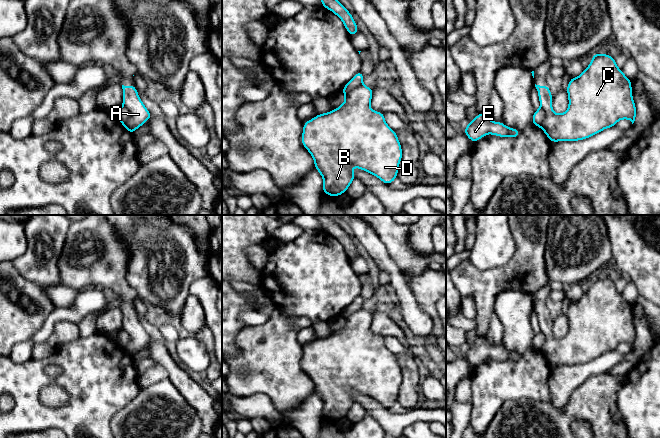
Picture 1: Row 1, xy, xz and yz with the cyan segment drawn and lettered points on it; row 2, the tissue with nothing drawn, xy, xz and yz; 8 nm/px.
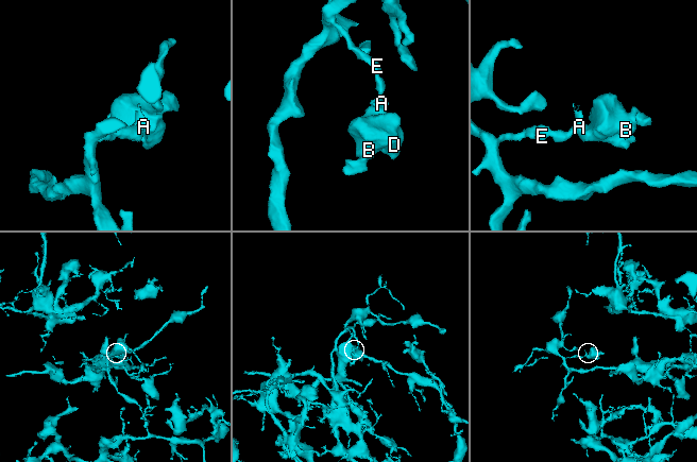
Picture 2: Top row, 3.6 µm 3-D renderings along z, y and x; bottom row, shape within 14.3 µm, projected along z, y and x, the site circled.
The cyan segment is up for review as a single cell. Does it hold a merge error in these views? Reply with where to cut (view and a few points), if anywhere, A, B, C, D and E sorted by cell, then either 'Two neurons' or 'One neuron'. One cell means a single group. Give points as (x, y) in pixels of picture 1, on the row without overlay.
Split along xy (123, 329), (129, 336), (129, 343), (124, 349). Groups: A B C D / E. Two neurons

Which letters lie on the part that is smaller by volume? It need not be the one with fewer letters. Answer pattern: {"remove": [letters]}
{"remove": ["A", "B", "C", "D"]}

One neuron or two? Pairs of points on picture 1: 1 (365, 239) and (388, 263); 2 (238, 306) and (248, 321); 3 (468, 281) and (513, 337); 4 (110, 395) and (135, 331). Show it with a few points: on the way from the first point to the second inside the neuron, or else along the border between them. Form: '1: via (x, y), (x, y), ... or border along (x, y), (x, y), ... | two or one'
1: via (371, 245), (382, 257) | one
2: border along (257, 310), (245, 310), (238, 320) | two
3: border along (505, 290), (502, 290), (496, 296), (493, 311) | two
4: border along (123, 349), (132, 359) | two

